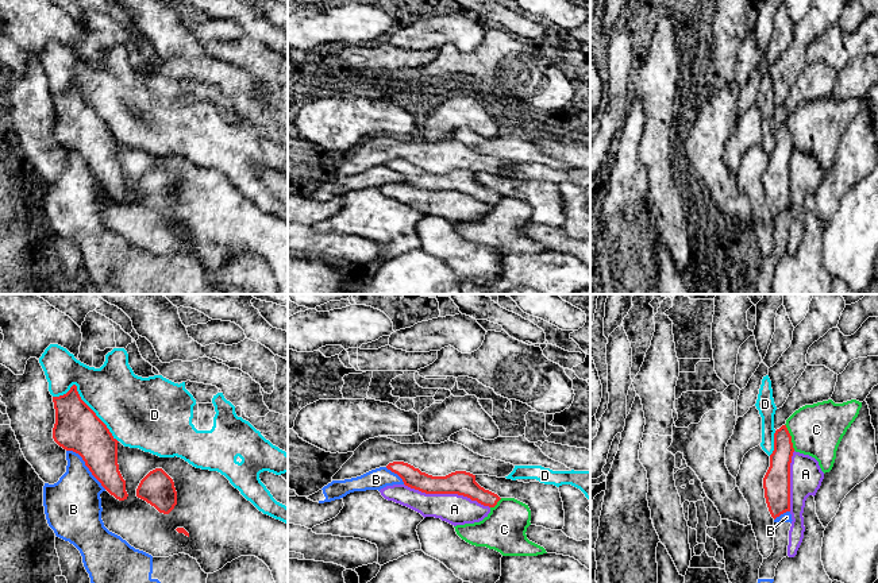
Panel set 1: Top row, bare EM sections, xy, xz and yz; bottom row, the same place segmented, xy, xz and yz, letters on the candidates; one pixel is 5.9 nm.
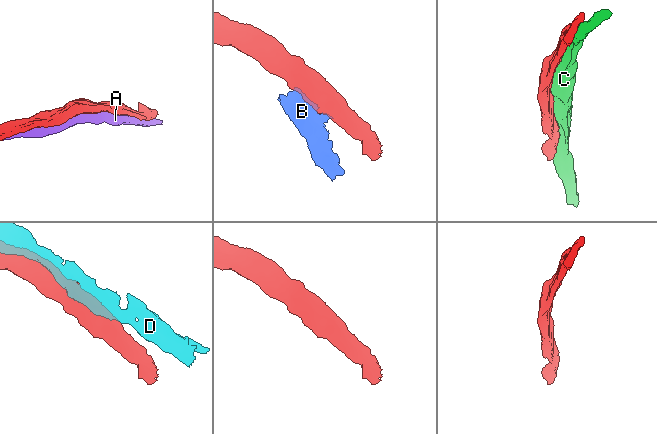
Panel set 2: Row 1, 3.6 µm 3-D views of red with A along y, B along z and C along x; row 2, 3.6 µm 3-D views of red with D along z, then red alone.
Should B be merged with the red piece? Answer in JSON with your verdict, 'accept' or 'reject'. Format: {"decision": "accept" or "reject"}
{"decision": "reject"}

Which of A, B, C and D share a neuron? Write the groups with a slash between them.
A / B / C / D

